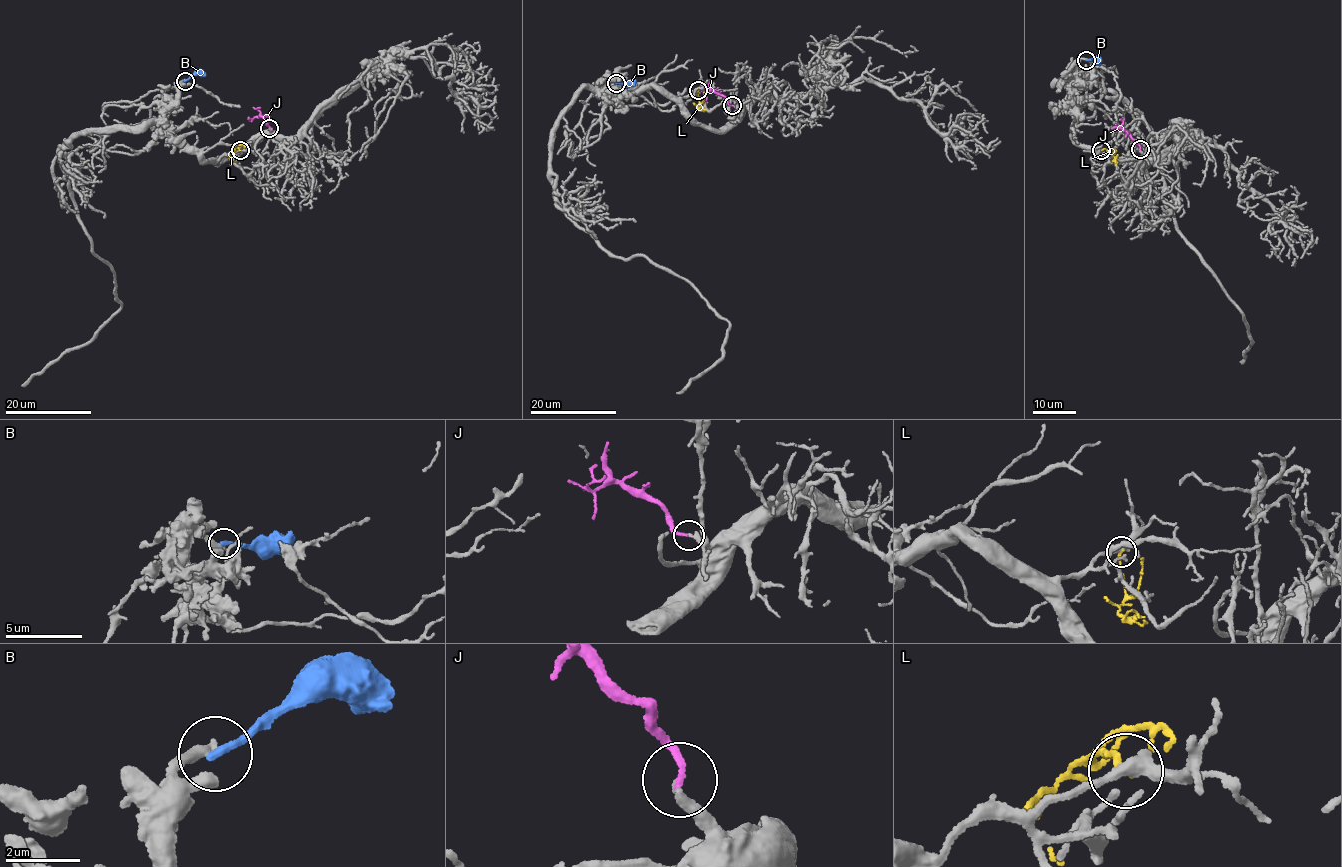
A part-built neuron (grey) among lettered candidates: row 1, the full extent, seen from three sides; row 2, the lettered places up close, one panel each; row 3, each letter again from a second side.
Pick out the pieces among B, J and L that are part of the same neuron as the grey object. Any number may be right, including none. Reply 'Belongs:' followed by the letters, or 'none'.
Belongs: J

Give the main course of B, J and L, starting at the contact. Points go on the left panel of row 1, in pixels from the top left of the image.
B: (185, 81), (204, 71)
J: (269, 127), (264, 117), (248, 118)
L: (240, 149), (233, 150), (231, 156), (234, 161)

